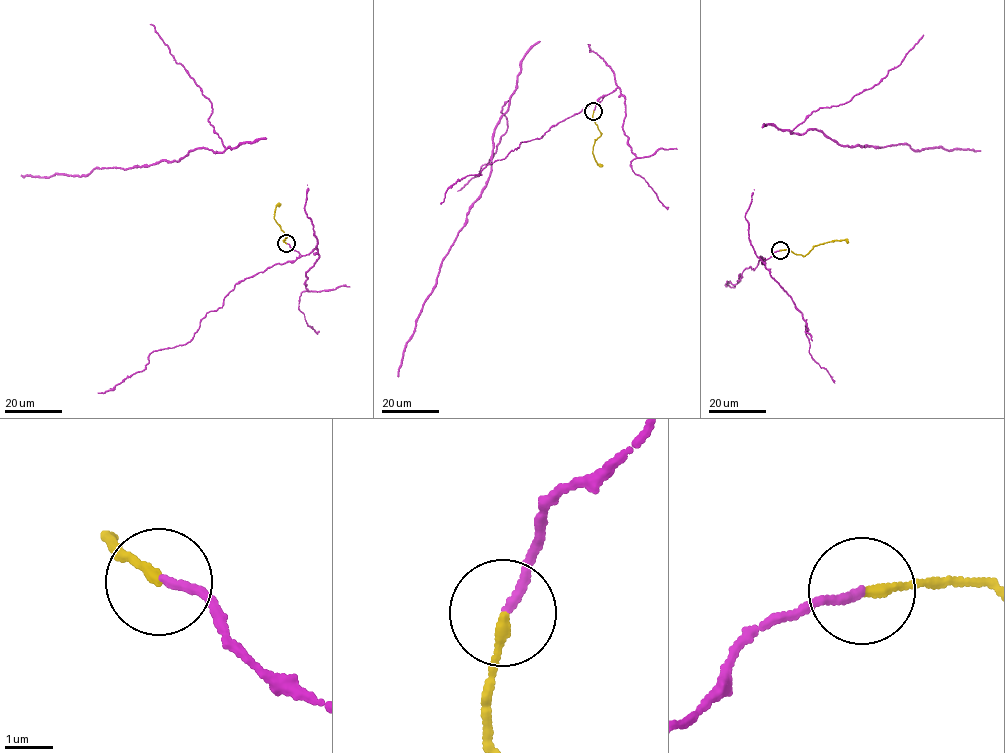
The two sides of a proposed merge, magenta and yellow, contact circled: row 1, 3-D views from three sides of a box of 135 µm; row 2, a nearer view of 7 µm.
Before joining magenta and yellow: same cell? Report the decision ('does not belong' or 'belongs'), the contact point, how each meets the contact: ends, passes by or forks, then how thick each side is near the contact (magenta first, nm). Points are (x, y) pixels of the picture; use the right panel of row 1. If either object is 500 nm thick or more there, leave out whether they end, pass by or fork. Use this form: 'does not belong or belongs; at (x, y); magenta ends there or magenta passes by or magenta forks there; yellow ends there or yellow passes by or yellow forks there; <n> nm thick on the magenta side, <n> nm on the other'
belongs; at (780, 250); magenta ends there; yellow ends there; 160 nm thick on the magenta side, 200 nm on the other

